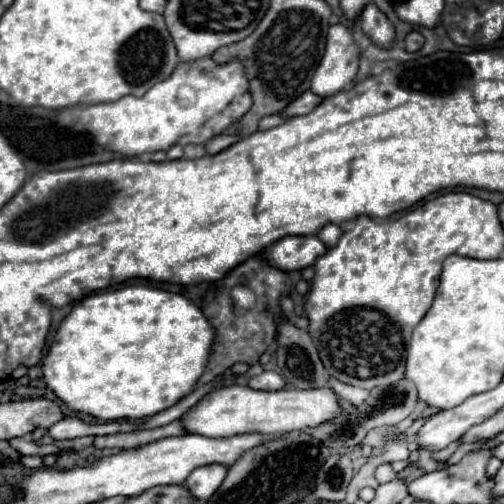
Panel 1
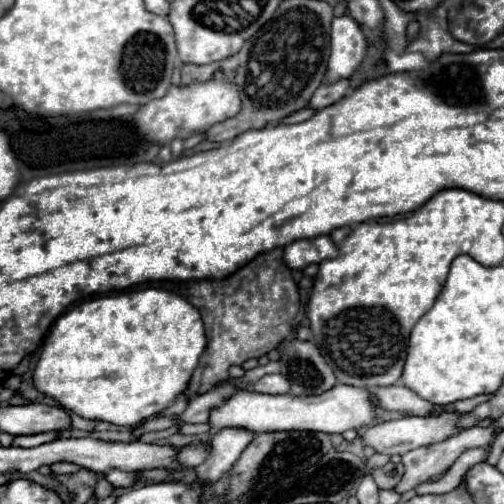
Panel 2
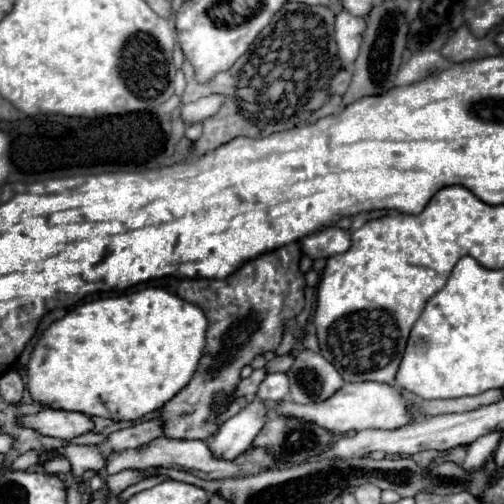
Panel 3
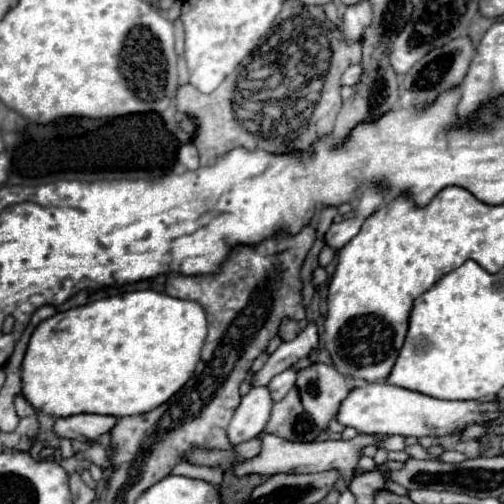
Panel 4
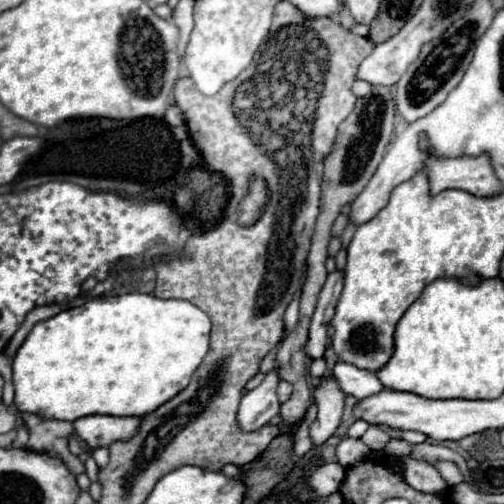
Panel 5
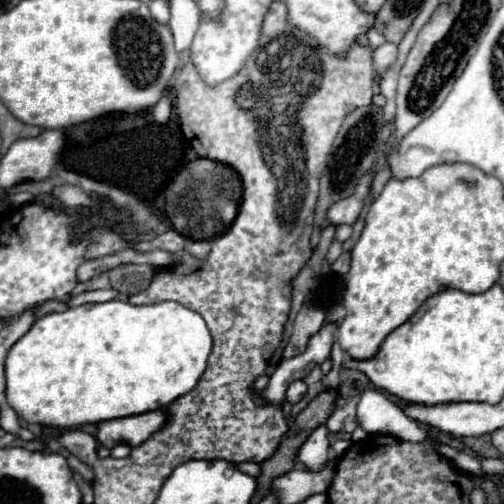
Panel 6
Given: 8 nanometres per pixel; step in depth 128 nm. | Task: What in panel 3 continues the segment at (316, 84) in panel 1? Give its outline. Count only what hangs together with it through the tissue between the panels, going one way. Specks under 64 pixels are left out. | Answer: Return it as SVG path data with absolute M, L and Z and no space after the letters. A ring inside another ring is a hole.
M346 10L336 14L336 36L334 38L338 44L338 58L342 62L342 68L348 68L356 60L364 28L366 28L366 18L352 16Z

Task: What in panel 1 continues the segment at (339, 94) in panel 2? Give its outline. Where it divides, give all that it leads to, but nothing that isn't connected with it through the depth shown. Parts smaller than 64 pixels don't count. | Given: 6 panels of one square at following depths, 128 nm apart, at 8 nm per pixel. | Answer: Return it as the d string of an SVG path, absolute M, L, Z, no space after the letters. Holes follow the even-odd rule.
M304 92L304 94L298 96L294 102L290 102L290 104L280 112L280 116L292 118L292 116L308 114L308 112L312 112L320 102L322 102L320 96L316 96L316 94L312 94L312 92Z

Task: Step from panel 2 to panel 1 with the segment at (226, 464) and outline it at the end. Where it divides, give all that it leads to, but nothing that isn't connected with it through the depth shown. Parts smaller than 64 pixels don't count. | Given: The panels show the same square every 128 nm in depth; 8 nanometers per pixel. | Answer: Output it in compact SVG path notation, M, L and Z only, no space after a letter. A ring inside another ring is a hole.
M210 464L210 466L200 466L196 468L188 480L186 480L186 486L190 490L190 494L196 498L196 500L208 500L216 488L220 488L224 476L226 476L226 468L220 466L220 464Z

